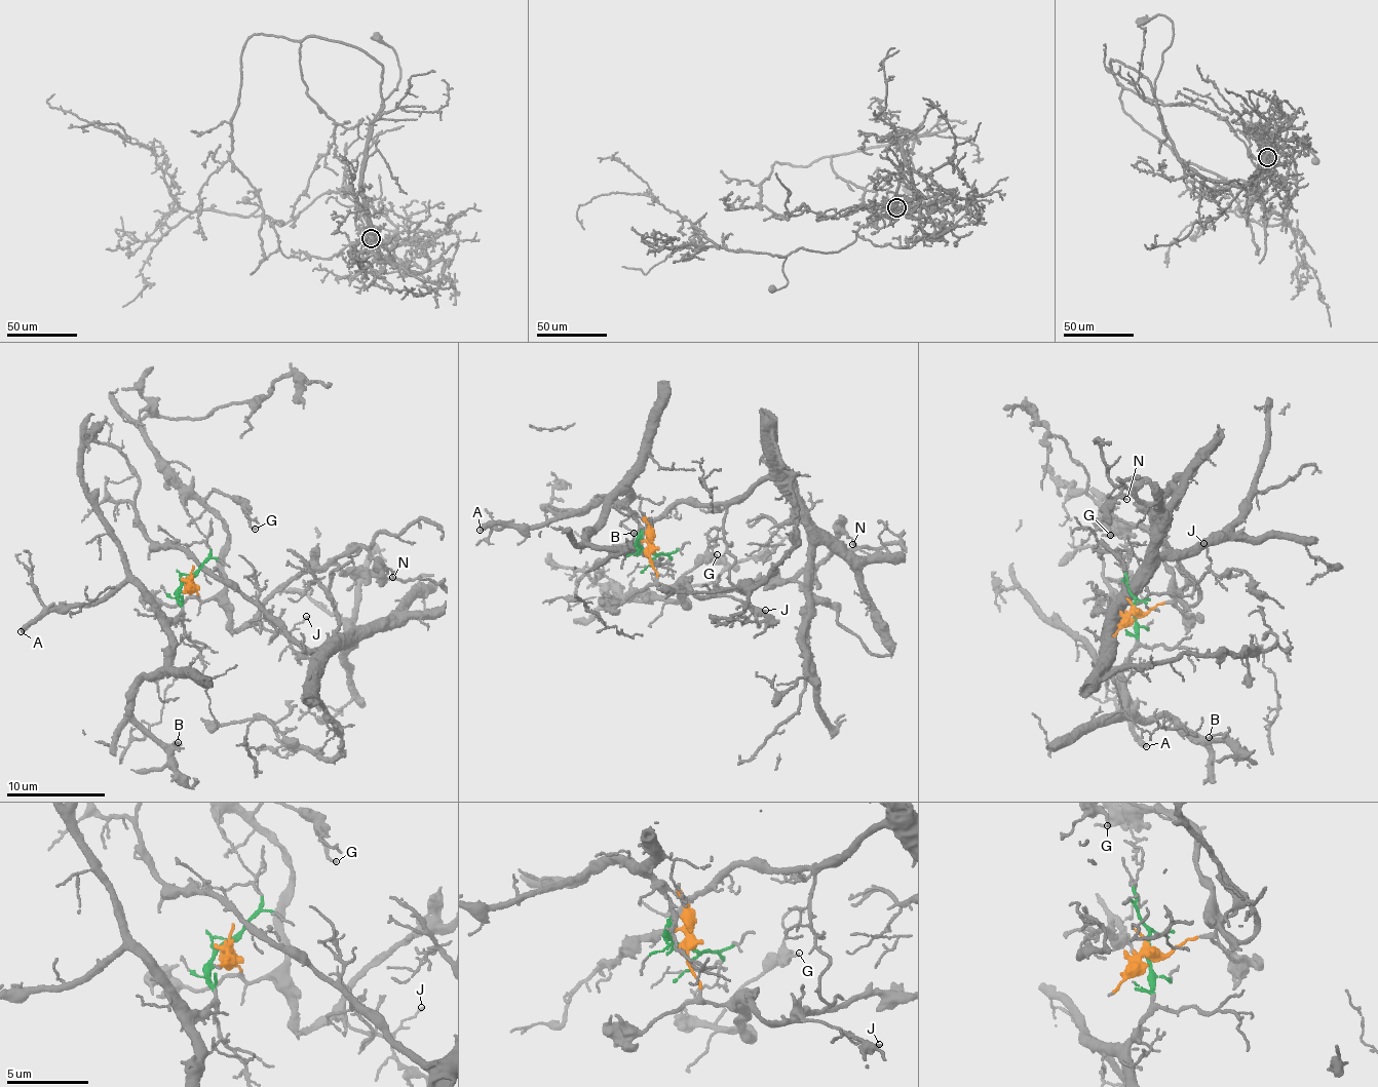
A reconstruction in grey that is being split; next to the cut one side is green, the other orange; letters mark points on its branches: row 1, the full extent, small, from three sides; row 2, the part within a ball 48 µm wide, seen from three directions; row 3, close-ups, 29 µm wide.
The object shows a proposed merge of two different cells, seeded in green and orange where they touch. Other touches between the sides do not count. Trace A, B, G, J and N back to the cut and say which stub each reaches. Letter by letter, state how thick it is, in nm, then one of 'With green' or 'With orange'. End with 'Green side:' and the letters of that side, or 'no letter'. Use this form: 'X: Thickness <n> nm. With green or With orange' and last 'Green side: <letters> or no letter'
A: Thickness 380 nm. With green
B: Thickness 120 nm. With green
G: Thickness 140 nm. With orange
J: Thickness 130 nm. With orange
N: Thickness 200 nm. With orange
Green side: A, B

